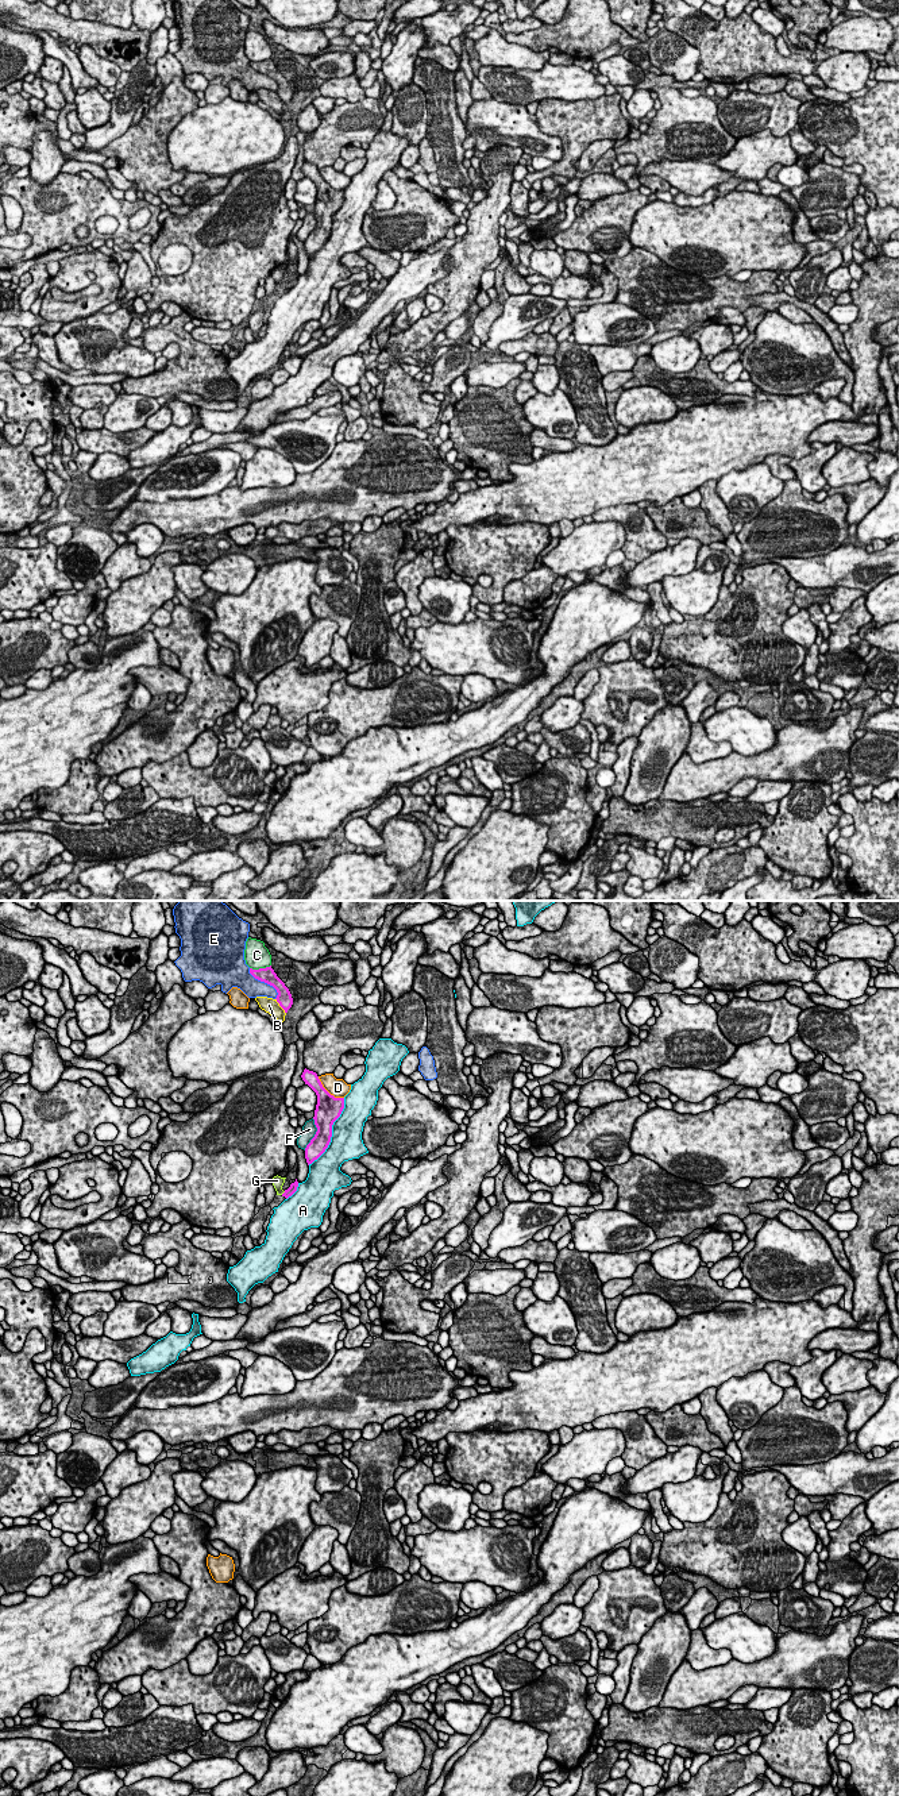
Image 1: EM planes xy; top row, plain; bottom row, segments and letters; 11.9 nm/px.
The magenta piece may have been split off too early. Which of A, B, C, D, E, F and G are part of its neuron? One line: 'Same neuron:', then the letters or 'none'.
Same neuron: none

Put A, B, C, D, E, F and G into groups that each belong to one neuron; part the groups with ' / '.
A / B / C / D / E / F / G

